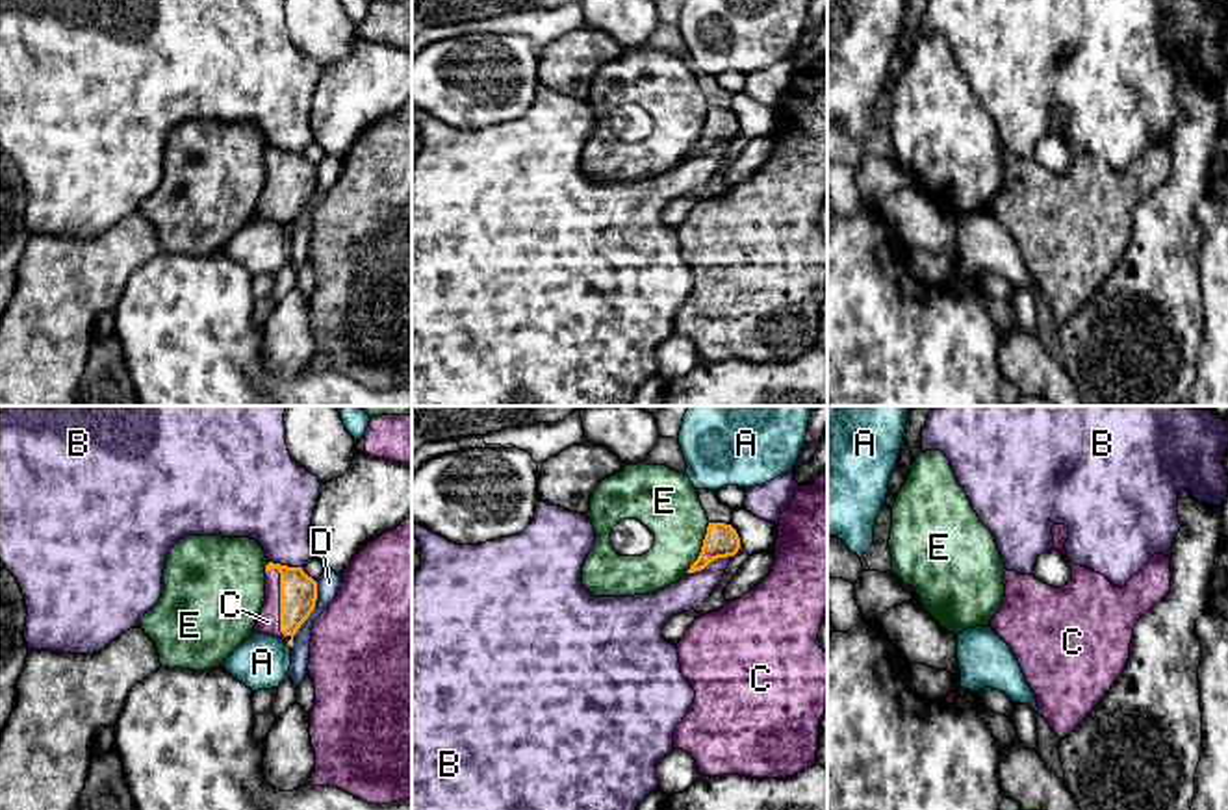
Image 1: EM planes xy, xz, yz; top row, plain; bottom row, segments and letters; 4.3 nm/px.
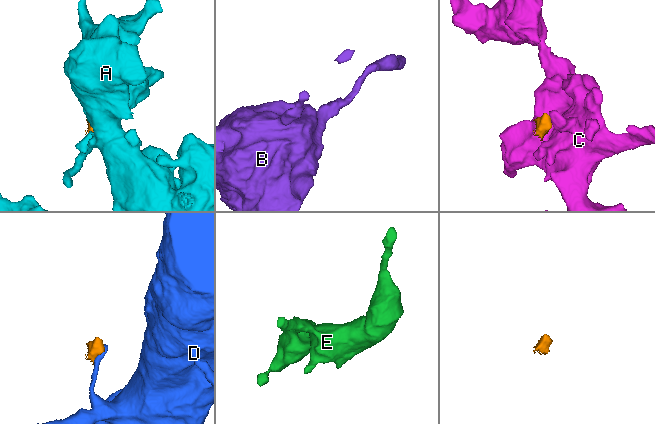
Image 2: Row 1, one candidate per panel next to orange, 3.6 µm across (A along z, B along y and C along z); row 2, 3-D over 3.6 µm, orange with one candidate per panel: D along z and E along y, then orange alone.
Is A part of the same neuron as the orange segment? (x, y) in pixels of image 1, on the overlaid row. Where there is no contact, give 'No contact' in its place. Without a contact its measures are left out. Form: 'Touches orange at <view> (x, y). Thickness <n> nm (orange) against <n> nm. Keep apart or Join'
No contact. Keep apart

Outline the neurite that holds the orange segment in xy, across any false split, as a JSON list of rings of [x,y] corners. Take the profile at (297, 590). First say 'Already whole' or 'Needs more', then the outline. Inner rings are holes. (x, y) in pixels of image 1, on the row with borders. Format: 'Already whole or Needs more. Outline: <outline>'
Needs more. Outline: [[[269,562],[265,565],[265,602],[254,632],[282,638],[293,647],[293,636],[310,617],[317,601],[317,582],[302,567]]]

